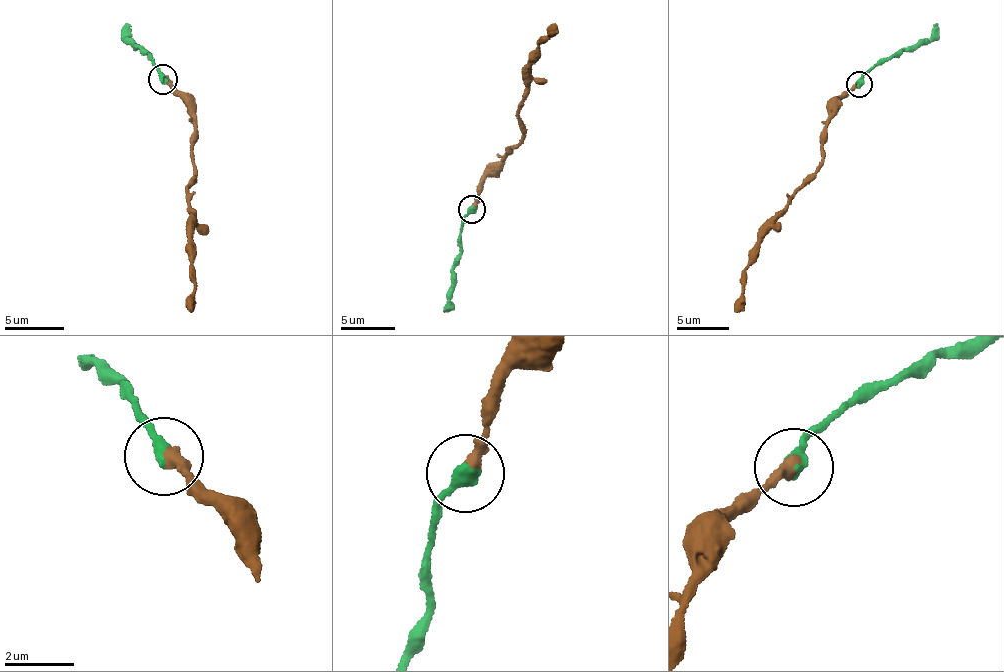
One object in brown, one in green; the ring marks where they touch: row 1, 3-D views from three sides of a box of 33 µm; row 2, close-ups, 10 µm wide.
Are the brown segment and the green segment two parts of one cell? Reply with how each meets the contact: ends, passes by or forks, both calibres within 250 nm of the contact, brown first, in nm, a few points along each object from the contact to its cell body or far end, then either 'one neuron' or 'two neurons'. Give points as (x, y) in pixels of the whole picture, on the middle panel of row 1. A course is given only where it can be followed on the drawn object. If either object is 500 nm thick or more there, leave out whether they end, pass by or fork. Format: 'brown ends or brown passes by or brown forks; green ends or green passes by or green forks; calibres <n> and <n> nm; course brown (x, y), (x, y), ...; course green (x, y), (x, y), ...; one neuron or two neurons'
brown ends; green ends; calibres 380 and 400 nm; course brown (471, 209), (524, 137), (517, 112), (529, 90), (528, 67), (540, 42), (557, 31), (554, 24); course green (471, 209), (463, 220), (458, 264), (445, 311); one neuron

